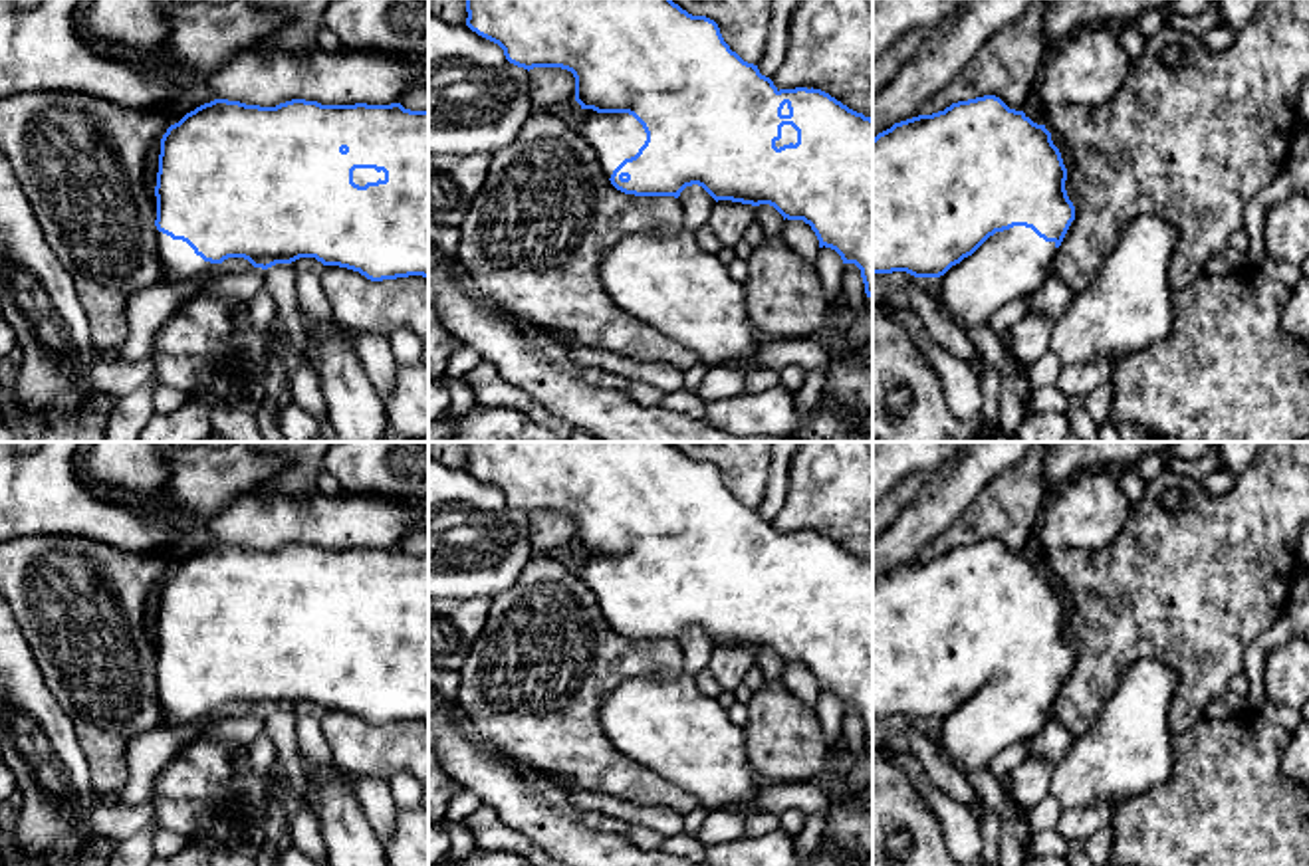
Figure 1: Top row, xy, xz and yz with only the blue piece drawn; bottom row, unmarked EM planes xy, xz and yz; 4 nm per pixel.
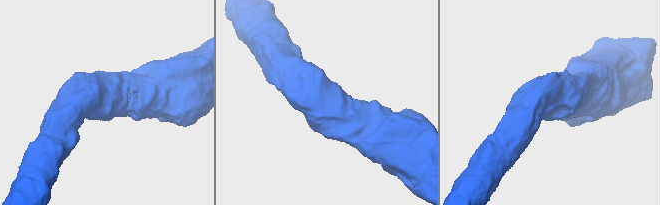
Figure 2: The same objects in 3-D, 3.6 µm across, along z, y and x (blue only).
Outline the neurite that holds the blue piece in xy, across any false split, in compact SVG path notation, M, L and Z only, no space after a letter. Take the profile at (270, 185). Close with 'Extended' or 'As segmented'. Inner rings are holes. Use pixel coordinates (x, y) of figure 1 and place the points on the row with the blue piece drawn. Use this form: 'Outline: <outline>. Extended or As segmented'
Outline: M214 99L163 135L155 196L163 281L204 275L228 258L244 258L262 270L315 258L371 281L428 277L428 109L411 111L401 103L321 105L305 99L260 107Z. Extended

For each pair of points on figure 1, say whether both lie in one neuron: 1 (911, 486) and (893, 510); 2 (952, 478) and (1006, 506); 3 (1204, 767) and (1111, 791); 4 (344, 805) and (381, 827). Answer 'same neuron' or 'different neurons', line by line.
1: same neuron
2: different neurons
3: different neurons
4: different neurons

